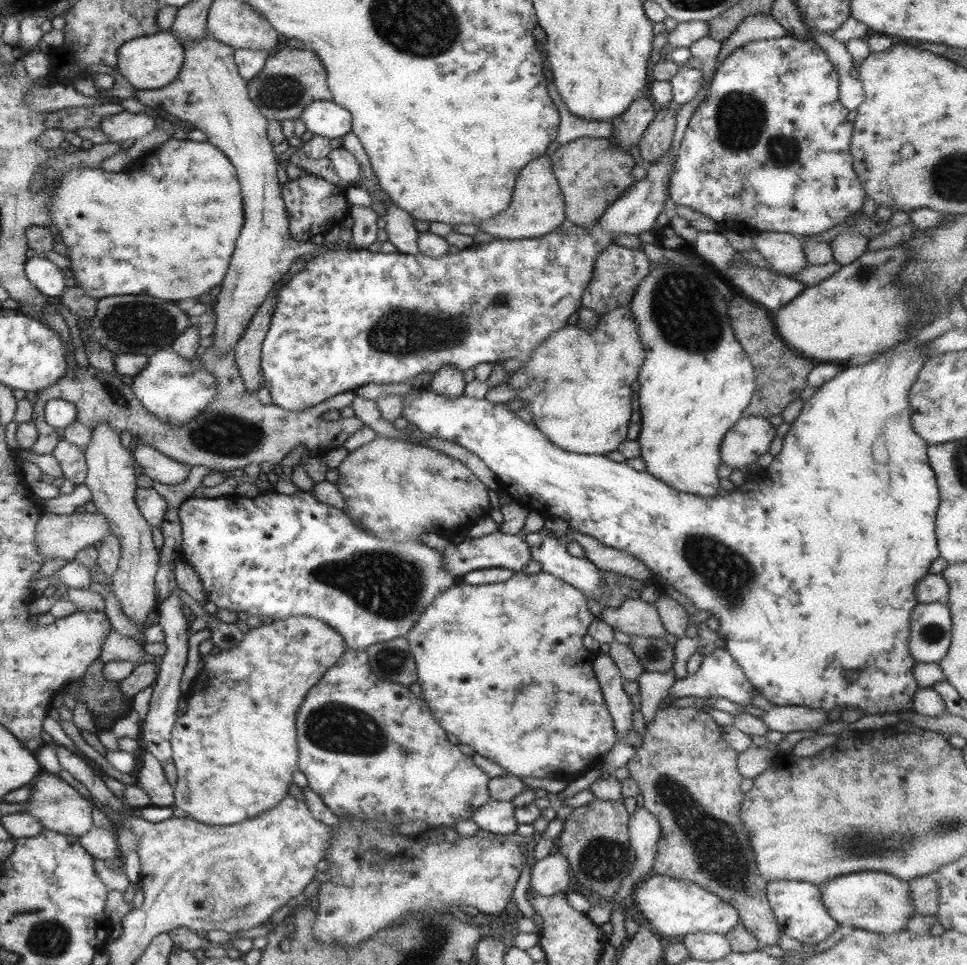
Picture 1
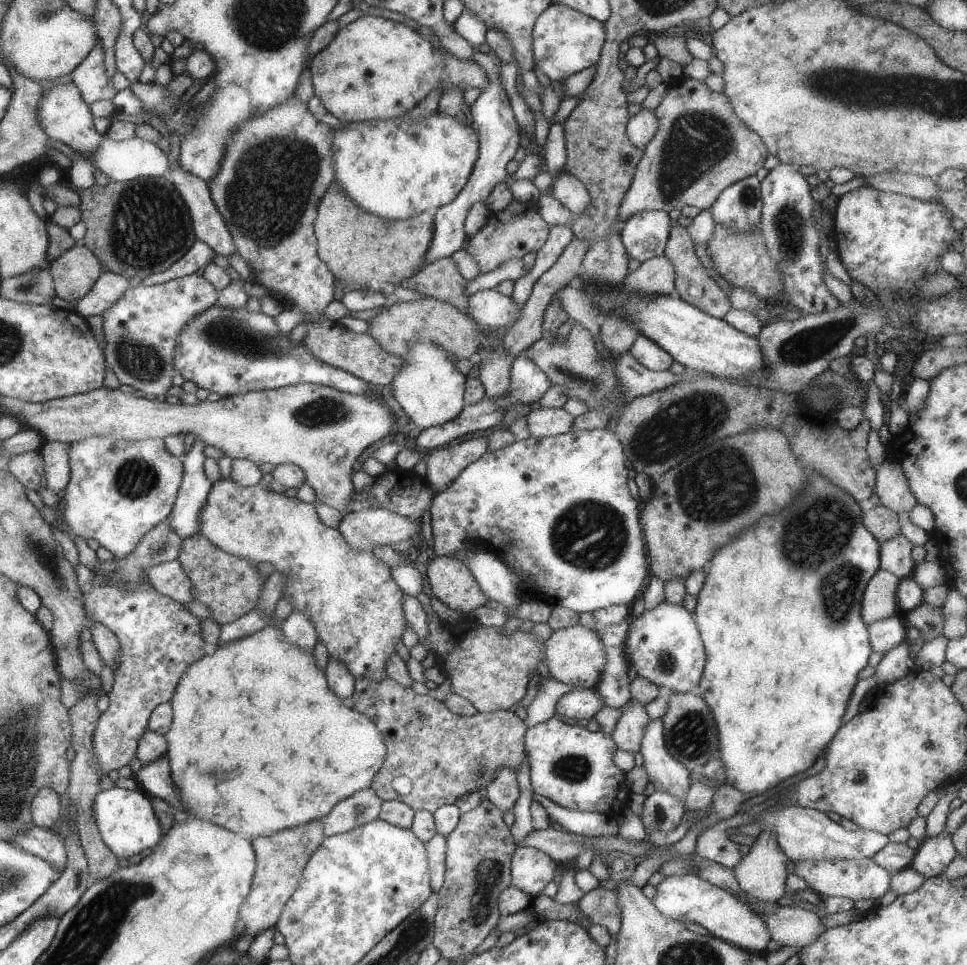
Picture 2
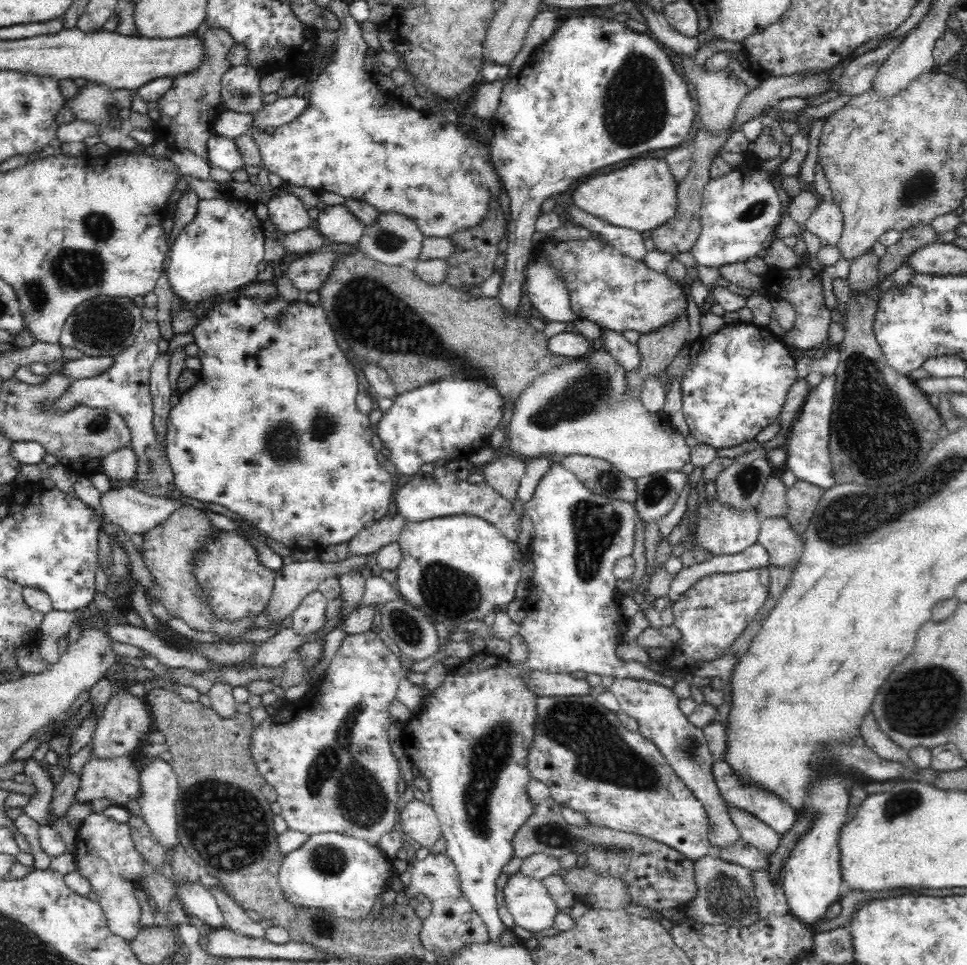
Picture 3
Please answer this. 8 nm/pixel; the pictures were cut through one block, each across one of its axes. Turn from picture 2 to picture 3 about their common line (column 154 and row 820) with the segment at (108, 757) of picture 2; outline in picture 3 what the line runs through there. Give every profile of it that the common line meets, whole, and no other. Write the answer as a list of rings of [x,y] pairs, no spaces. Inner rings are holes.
[[[542,696],[540,700],[538,700],[538,722],[536,722],[536,736],[534,736],[534,746],[530,748],[530,754],[528,754],[528,768],[530,768],[530,780],[540,780],[540,782],[544,782],[548,788],[550,788],[550,798],[552,800],[556,800],[562,808],[574,808],[576,812],[580,812],[582,816],[586,816],[588,820],[590,820],[590,824],[592,826],[598,826],[598,828],[610,828],[610,830],[618,830],[618,832],[624,832],[624,834],[632,834],[632,836],[646,836],[646,838],[650,838],[650,840],[656,840],[656,842],[660,842],[660,844],[666,844],[666,846],[674,846],[678,852],[682,852],[686,858],[690,858],[690,860],[694,860],[694,864],[696,864],[696,860],[700,860],[700,858],[704,858],[704,856],[708,856],[710,854],[710,840],[708,840],[708,836],[712,834],[712,830],[714,830],[714,824],[710,822],[710,816],[708,816],[708,810],[704,808],[704,804],[694,796],[694,792],[680,780],[680,776],[674,772],[674,768],[670,766],[670,762],[666,760],[666,756],[658,750],[658,746],[652,742],[652,740],[648,740],[648,738],[644,738],[640,732],[630,732],[630,730],[626,730],[622,724],[620,724],[620,720],[616,718],[616,712],[610,712],[610,710],[606,710],[602,704],[598,704],[598,700],[594,698],[594,696]]]

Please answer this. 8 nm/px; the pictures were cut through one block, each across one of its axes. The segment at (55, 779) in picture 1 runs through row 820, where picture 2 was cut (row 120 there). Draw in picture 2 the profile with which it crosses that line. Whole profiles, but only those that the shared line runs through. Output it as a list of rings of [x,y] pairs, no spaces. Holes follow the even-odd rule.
[[[59,84],[59,86],[53,86],[49,92],[43,90],[43,98],[37,110],[37,120],[41,130],[51,140],[61,142],[63,148],[65,146],[73,148],[83,158],[91,158],[103,142],[103,136],[93,128],[93,122],[91,122],[93,114],[89,114],[89,104],[83,100],[83,94],[75,84]]]

